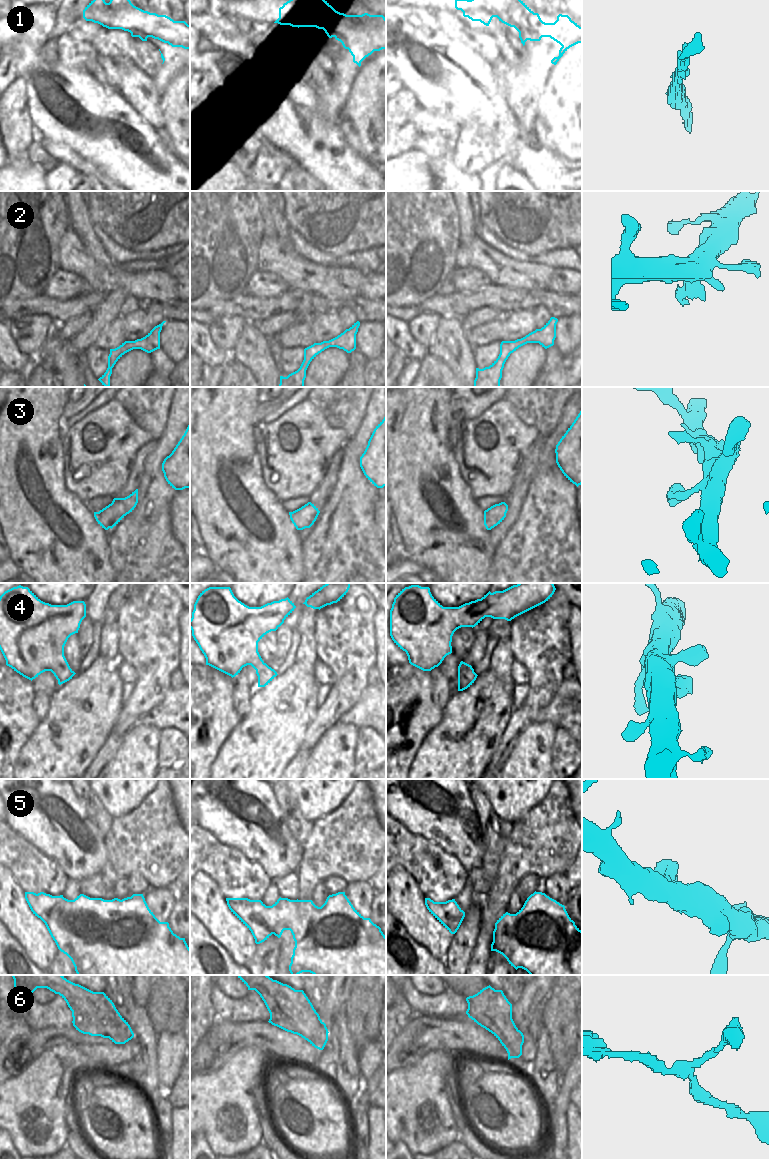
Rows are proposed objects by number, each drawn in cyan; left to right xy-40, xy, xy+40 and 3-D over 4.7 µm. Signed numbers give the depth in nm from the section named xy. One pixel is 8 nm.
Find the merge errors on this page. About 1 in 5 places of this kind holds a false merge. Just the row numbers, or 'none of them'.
1.

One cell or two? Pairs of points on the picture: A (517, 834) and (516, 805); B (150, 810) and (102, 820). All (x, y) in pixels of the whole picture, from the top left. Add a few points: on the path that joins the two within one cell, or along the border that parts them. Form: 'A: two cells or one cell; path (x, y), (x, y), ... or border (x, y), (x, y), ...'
A: two cells; border (535, 805), (515, 821), (503, 820), (495, 812)
B: one cell; path (138, 822), (136, 824), (114, 824)

